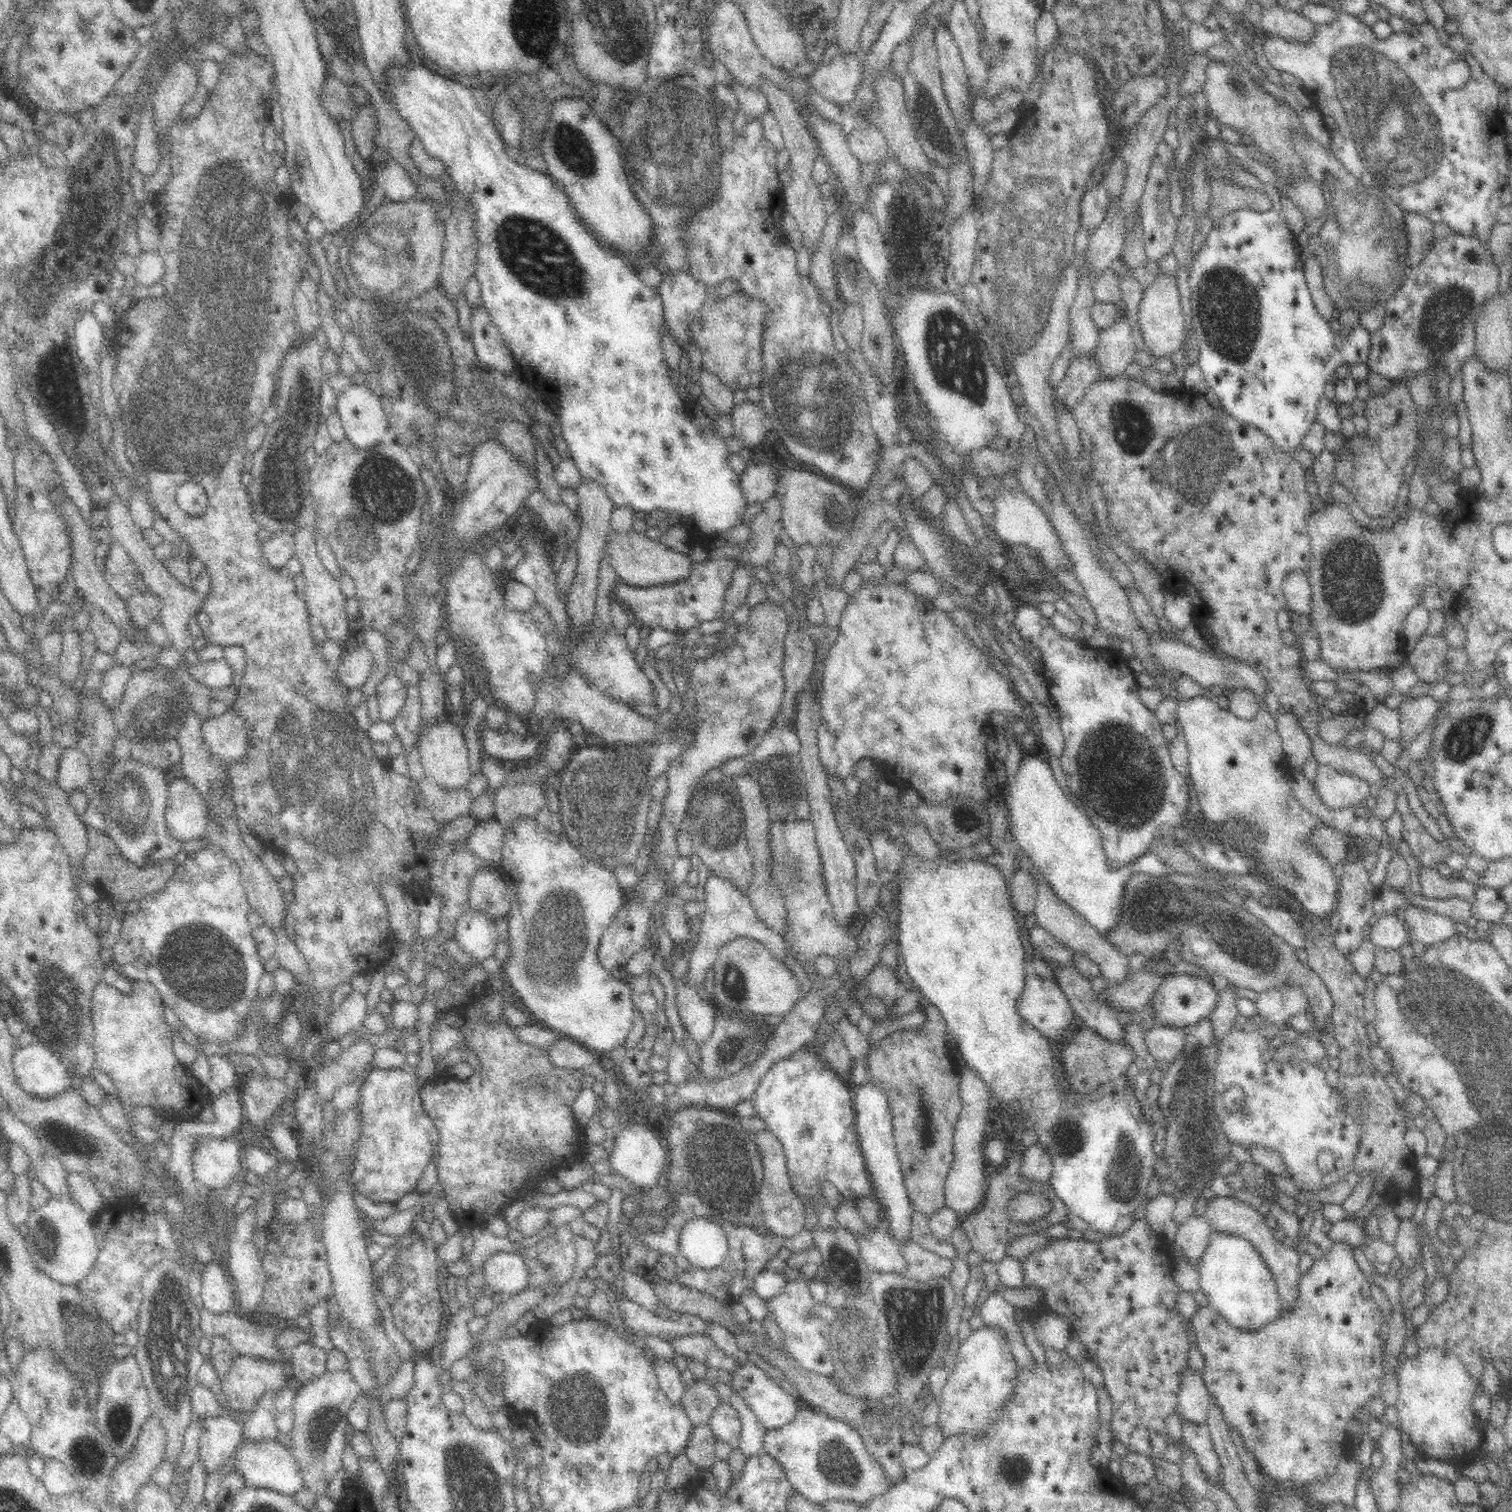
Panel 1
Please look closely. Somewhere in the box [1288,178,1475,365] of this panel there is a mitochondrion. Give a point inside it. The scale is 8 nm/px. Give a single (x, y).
(1440, 315)

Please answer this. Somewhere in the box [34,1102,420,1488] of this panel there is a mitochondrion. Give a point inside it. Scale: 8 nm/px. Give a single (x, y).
(171, 1337)

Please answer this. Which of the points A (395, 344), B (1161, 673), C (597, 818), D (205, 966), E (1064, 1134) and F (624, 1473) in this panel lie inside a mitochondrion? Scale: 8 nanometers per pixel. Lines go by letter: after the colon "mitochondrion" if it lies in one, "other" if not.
A: mitochondrion
B: other
C: mitochondrion
D: mitochondrion
E: mitochondrion
F: other

